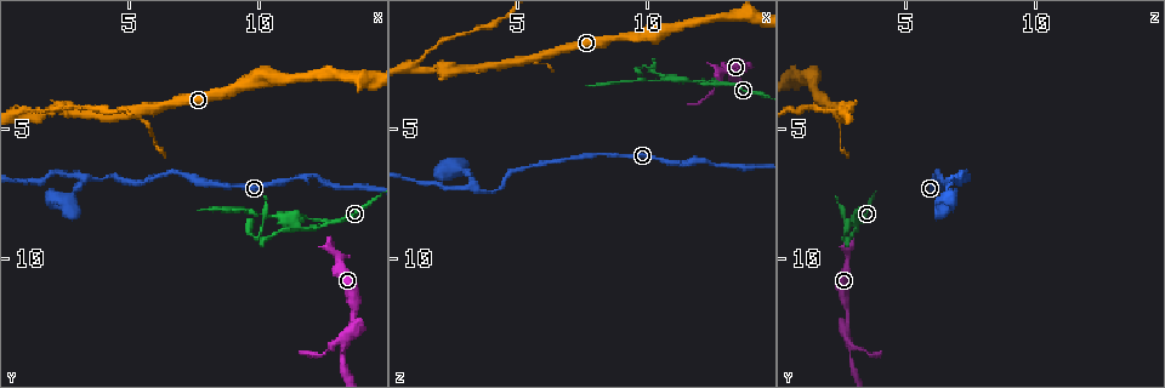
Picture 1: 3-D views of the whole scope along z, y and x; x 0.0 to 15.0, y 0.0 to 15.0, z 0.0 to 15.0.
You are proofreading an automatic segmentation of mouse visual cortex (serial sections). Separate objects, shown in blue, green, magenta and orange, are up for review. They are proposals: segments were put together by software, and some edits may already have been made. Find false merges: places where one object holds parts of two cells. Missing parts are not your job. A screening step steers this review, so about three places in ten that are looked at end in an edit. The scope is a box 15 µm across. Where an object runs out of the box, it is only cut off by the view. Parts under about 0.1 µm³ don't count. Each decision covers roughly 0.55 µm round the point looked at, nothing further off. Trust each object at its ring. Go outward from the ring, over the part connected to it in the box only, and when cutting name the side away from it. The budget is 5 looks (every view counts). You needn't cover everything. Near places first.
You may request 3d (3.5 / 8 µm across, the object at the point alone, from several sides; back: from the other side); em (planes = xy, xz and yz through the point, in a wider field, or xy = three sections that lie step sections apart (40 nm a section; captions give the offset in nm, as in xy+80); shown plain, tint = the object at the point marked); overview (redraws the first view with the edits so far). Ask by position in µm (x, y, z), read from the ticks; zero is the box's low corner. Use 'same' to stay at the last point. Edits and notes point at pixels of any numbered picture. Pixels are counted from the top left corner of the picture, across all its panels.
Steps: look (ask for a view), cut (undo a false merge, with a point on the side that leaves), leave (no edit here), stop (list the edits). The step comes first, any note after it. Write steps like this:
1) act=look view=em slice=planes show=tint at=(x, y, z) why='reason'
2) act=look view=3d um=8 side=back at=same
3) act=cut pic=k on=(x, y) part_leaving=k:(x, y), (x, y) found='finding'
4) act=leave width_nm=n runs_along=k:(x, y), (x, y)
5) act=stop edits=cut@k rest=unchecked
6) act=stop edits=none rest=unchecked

act=look view=3d um=3.5 at=(11.2, 8.6, 3.1) why='a narrow waist'

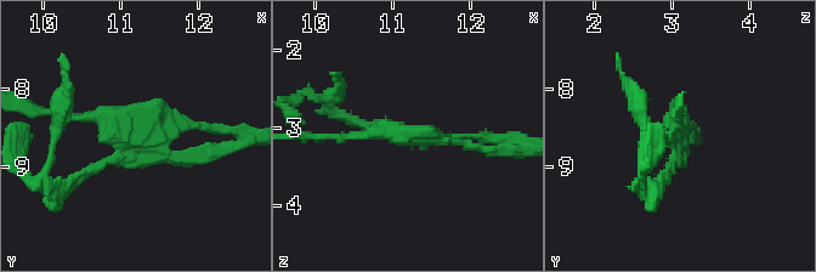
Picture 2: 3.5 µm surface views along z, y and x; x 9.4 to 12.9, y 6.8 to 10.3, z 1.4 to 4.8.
act=look view=em slice=xy step=2 show=tint at=(11.25, 8.55, 3.15)

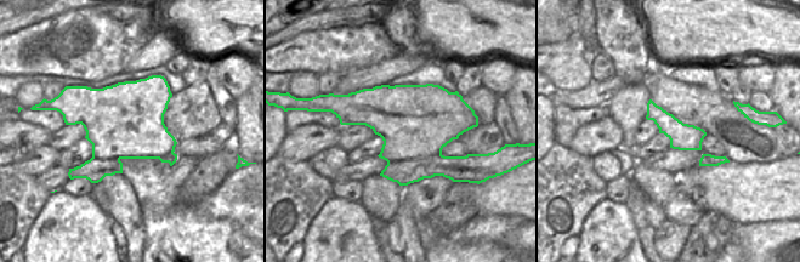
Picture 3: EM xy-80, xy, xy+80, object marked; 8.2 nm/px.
act=look view=em slice=xy step=1 show=tint at=same

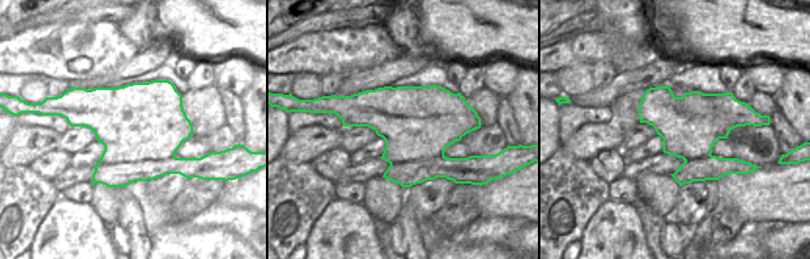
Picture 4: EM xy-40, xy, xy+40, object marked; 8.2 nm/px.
act=cut pic=2 on=(81, 176) width_nm=600 border=4:(174, 155), (128, 163), (100, 162) found='a second cell is stuck on'

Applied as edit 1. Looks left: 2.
act=look view=3d um=8 at=(13.7, 12.2, 2.8) why='thick turns thin'

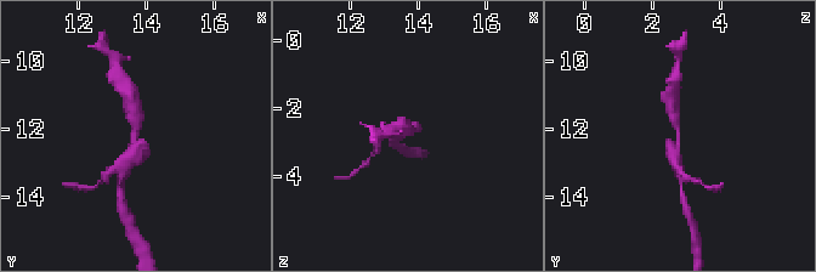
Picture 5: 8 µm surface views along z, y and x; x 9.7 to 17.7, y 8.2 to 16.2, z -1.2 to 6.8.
act=look view=em slice=xy step=5 show=tint at=(13.7, 12.1, 2.7) why='shape alone is not enough'

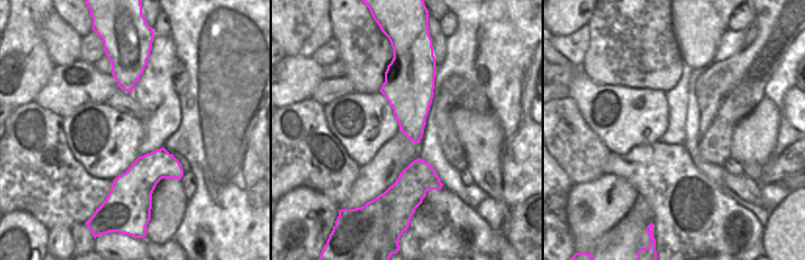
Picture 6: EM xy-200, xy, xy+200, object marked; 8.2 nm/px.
act=cut pic=5 on=(375, 151) part_leaving=5:(119, 169), (89, 188) found='two cells meet here'

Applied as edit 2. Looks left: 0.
act=stop edits=cut@2,cut@5 rest=unchecked

